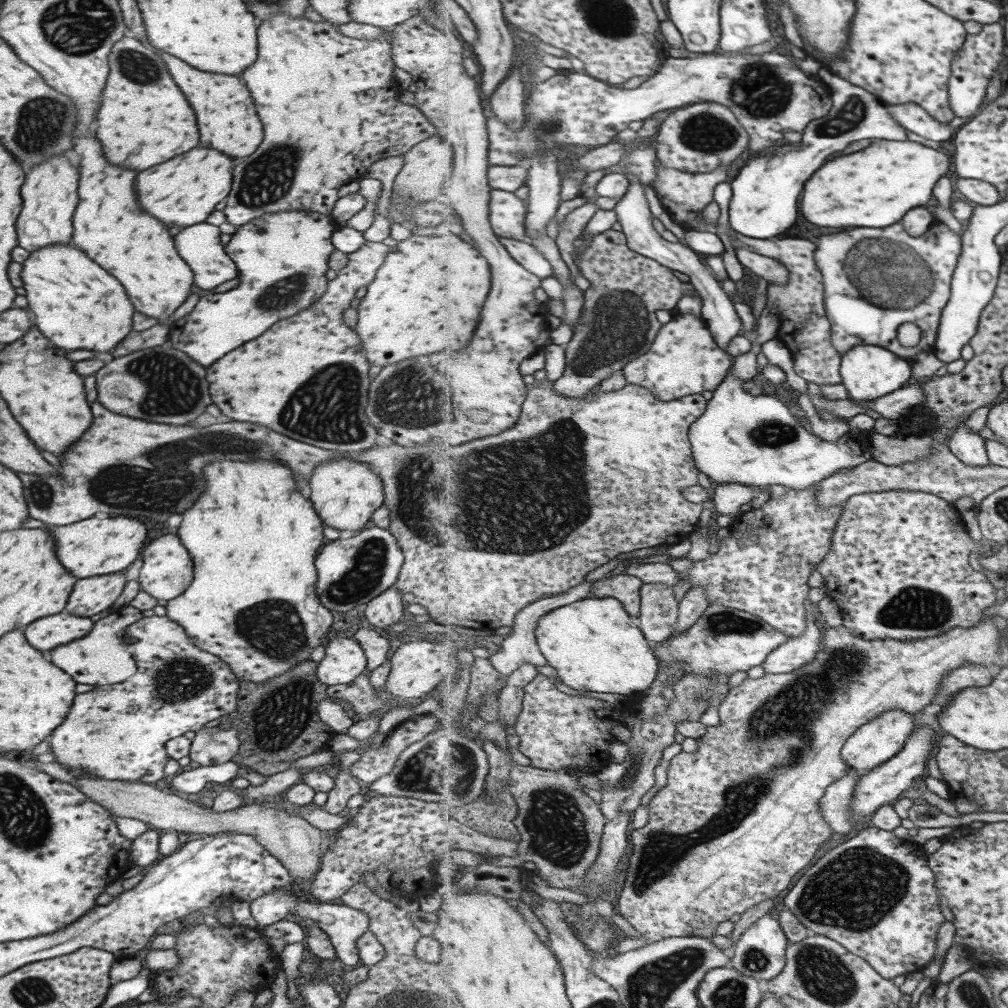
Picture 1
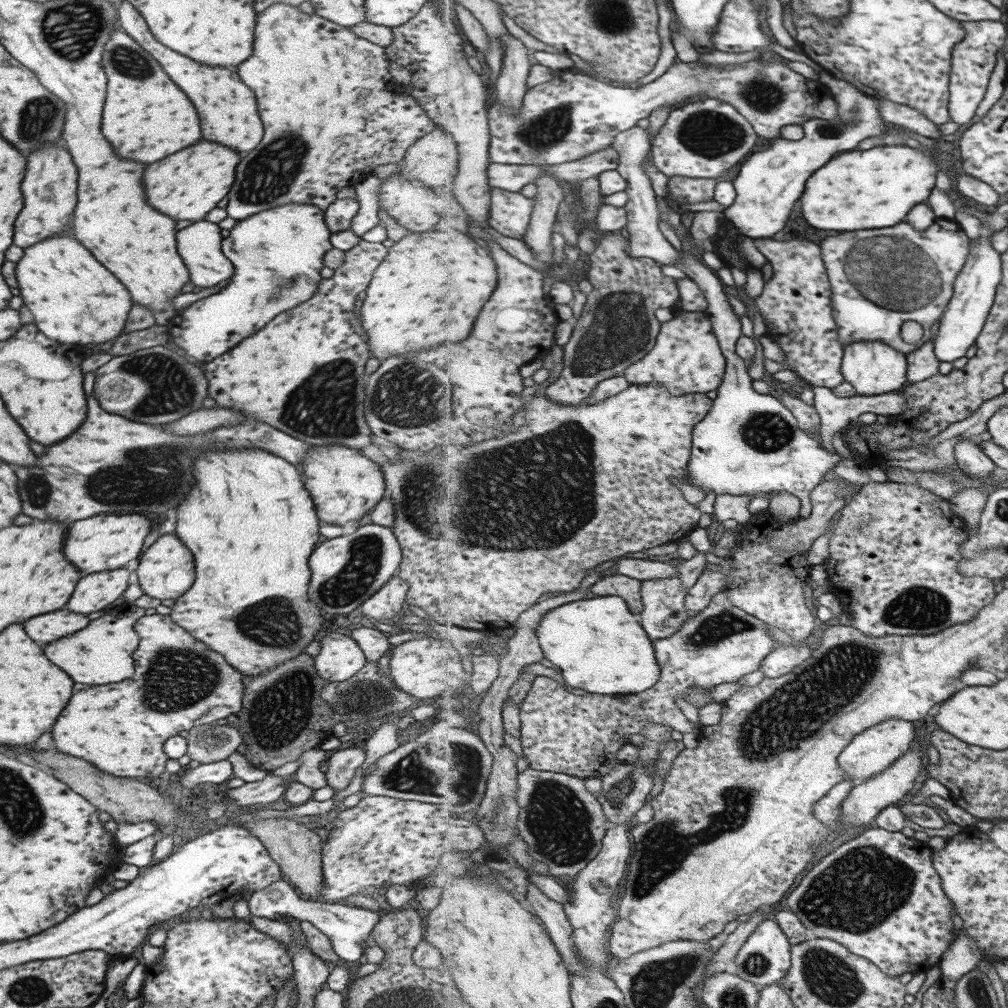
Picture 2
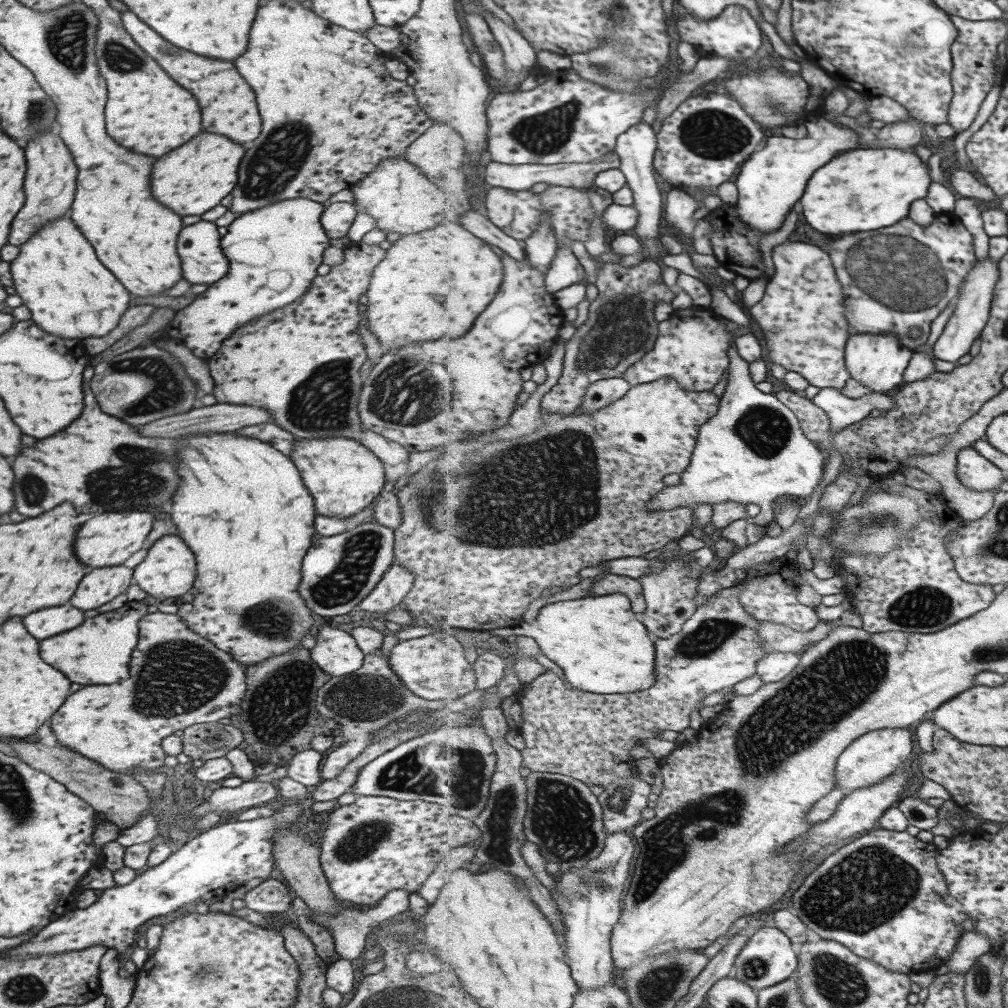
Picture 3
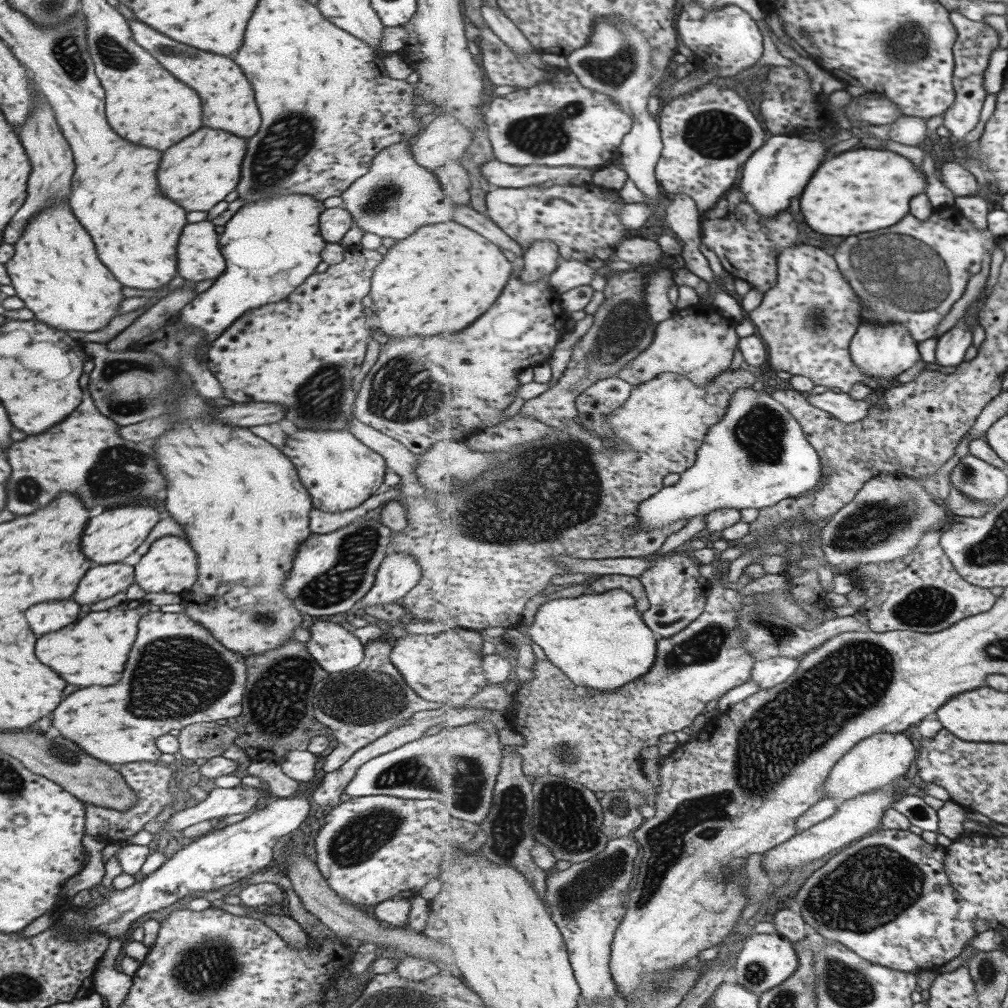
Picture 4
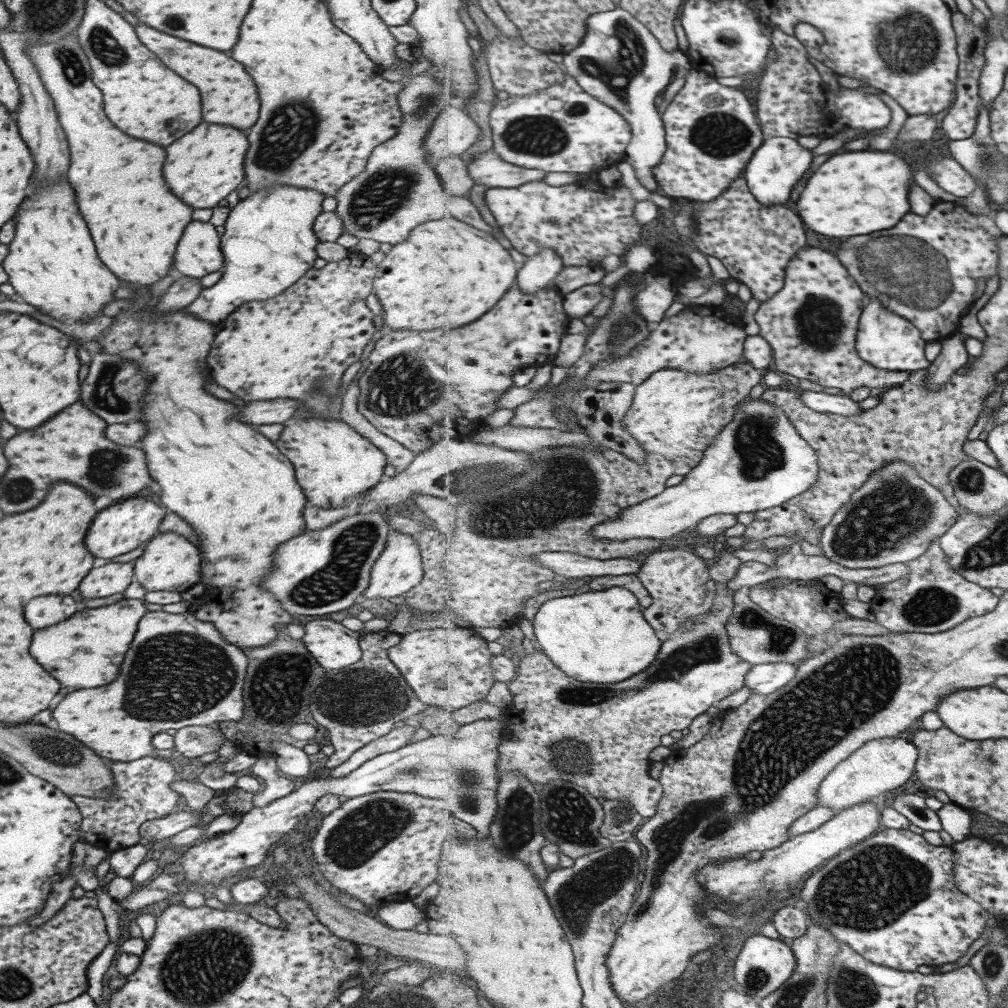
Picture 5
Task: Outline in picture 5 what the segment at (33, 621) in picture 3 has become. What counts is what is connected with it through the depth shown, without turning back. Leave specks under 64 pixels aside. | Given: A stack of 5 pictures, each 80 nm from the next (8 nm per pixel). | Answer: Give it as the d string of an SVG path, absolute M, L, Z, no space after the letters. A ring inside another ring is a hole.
M57 594L31 598L31 602L23 606L25 622L33 630L57 624L59 620L66 621L74 612L75 600L71 596L57 596Z

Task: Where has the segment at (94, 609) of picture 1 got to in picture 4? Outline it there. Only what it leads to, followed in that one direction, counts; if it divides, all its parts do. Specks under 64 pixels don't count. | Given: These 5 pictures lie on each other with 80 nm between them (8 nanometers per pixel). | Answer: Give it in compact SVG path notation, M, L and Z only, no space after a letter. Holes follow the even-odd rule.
M122 562L95 566L85 572L71 599L79 606L90 606L98 600L105 600L117 592L125 591L134 582L132 572L133 567Z

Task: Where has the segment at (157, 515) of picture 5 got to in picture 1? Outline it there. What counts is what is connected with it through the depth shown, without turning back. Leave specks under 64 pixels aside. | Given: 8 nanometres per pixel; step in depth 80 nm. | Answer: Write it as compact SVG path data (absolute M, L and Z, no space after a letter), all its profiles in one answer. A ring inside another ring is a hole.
M87 518L69 526L49 526L49 530L55 538L57 560L75 578L119 573L139 556L145 540L145 526L135 518Z

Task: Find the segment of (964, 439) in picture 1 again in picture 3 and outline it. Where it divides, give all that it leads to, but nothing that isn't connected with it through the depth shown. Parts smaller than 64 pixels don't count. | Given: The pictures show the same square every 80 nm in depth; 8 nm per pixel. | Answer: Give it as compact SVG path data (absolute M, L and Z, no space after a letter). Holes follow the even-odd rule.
M973 446L959 451L956 464L959 480L969 489L979 492L997 491L1006 480L1003 469L985 458Z

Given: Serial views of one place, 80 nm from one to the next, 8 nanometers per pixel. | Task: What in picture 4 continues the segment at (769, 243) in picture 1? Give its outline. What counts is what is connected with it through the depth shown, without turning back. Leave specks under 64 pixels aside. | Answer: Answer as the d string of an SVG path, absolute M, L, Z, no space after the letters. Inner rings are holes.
M795 246L786 248L780 254L778 285L763 294L761 304L749 312L753 324L766 342L769 363L775 370L790 373L791 376L805 376L815 385L843 393L851 393L857 383L863 383L879 391L875 378L865 376L851 358L851 341L862 324L862 302L858 292L851 286L840 266L831 254L817 246Z

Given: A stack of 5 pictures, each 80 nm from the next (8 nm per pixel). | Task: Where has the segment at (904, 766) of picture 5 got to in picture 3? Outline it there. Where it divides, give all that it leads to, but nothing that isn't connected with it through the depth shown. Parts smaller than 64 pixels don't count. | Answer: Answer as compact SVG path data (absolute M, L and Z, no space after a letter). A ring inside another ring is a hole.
M883 728L869 731L855 740L839 757L836 788L842 788L843 792L849 795L860 788L877 784L879 780L895 774L907 762L913 748L915 748L913 734L905 728Z

